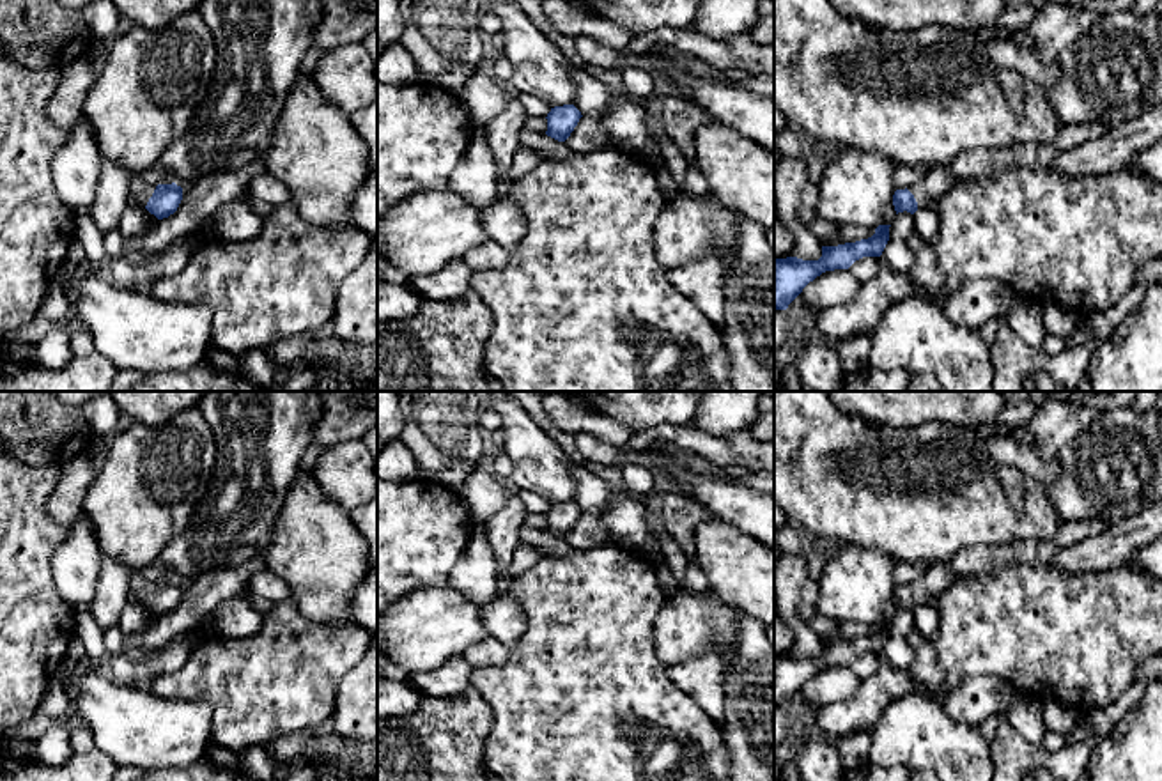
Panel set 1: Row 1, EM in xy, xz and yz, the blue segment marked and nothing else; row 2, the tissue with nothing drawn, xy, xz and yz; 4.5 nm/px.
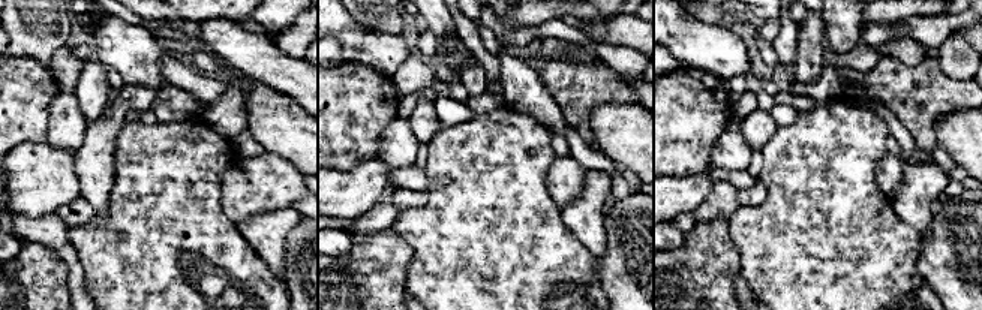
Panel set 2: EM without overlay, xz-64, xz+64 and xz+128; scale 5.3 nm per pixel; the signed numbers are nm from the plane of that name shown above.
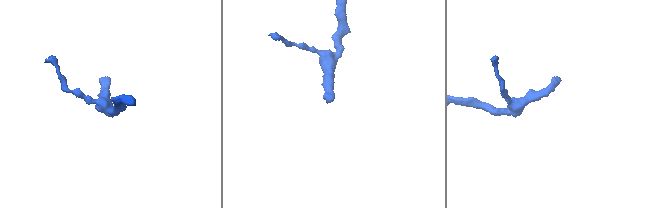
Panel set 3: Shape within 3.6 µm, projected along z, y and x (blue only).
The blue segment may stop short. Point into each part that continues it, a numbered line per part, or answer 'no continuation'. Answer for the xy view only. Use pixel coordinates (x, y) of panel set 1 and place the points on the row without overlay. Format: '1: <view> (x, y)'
1: xy (140, 587)

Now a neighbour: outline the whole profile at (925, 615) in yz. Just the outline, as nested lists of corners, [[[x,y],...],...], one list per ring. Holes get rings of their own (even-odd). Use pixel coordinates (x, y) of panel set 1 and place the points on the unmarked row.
[[[935,602],[918,604],[914,613],[914,627],[919,630],[923,641],[930,641],[939,632],[939,607]]]

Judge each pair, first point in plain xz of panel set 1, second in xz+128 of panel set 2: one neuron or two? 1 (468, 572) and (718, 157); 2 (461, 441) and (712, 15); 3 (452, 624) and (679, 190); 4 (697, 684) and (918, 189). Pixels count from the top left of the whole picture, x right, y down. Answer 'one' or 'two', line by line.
1: one
2: one
3: one
4: one

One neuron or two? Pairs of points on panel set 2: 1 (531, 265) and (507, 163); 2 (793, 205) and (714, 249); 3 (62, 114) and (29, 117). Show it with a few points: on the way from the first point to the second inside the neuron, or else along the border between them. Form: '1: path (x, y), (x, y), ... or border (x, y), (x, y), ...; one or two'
1: path (507, 240), (507, 189); one
2: border (727, 219), (730, 238), (739, 255), (741, 273); two
3: border (60, 90), (51, 101), (45, 140); two

